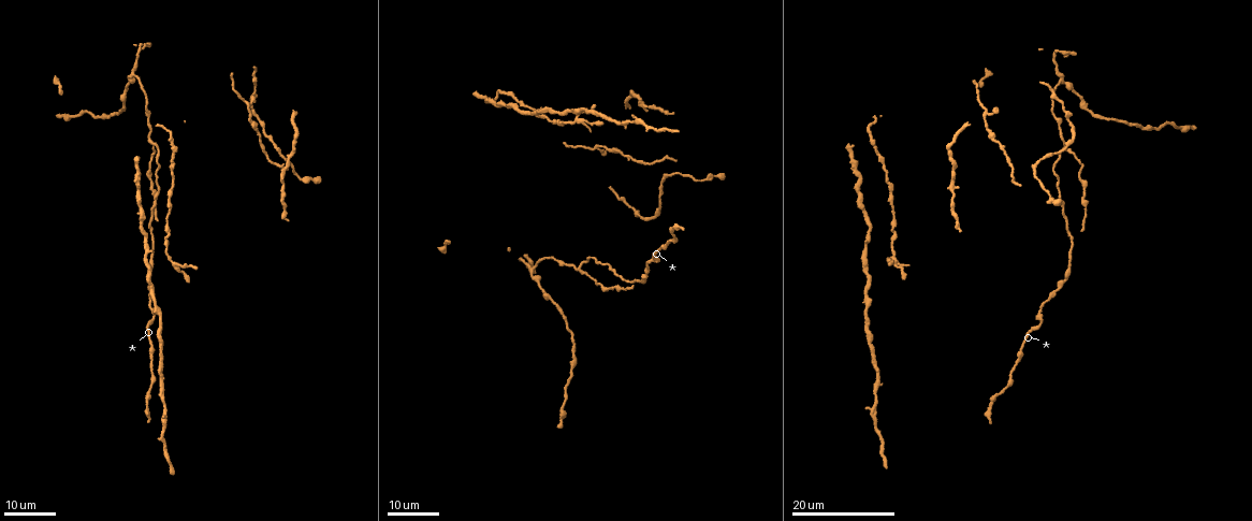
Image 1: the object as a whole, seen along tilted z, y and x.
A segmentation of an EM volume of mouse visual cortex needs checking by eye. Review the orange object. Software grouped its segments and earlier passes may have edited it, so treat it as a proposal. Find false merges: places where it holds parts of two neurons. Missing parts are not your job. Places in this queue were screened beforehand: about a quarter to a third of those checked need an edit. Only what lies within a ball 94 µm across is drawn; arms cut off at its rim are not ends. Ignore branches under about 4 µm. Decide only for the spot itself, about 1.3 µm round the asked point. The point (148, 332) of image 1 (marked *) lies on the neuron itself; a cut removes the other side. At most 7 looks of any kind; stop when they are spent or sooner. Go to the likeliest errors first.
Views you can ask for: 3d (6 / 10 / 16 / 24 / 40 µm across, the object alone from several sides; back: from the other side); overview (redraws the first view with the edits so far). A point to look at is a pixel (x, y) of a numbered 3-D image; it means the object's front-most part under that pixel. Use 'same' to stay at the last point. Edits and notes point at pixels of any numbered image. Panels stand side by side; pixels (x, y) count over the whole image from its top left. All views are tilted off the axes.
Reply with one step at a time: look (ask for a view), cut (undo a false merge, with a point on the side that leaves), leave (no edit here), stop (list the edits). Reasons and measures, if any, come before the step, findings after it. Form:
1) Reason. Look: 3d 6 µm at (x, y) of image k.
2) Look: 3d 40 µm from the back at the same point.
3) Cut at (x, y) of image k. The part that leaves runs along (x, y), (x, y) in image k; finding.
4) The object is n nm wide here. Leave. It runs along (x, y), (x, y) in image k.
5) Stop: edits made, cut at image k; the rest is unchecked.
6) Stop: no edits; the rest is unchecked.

Three-way junction. Look: 3d 24 µm at (1060, 78) of image 1.

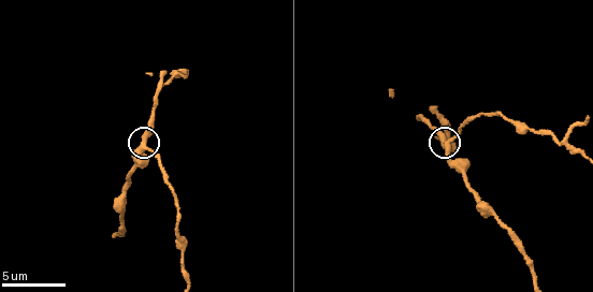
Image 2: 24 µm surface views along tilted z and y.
Look: 3d 6 µm at (449, 145) of image 2.

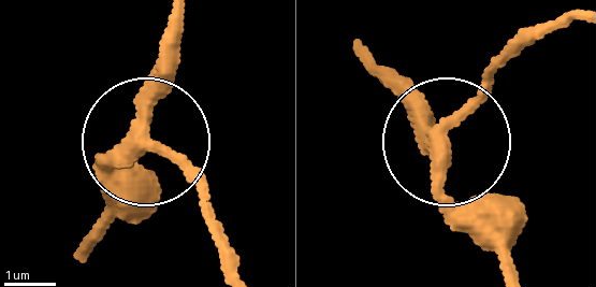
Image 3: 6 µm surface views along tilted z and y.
From behind. Look: 3d 6 µm from the back at (135, 134) of image 3.

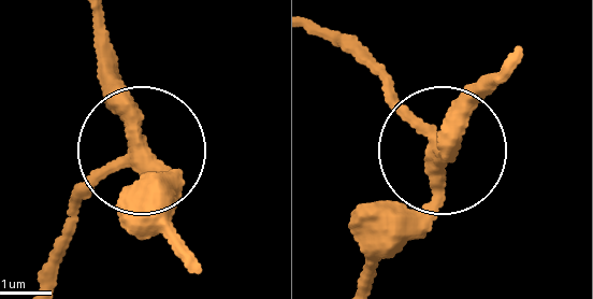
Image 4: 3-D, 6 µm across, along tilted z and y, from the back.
The object is 320 nm wide here. Leave. It runs along (317, 31), (353, 44), (410, 129), (448, 153), (491, 86) in image 4; one neuron here.

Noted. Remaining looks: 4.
Three arms meet. Look: 3d 16 µm at (576, 121) of image 1.

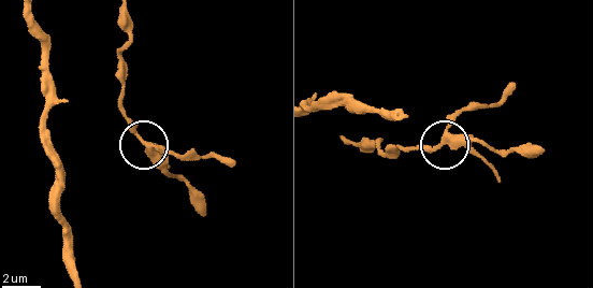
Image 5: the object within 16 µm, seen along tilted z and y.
Look: 3d 10 µm at (144, 144) of image 5.

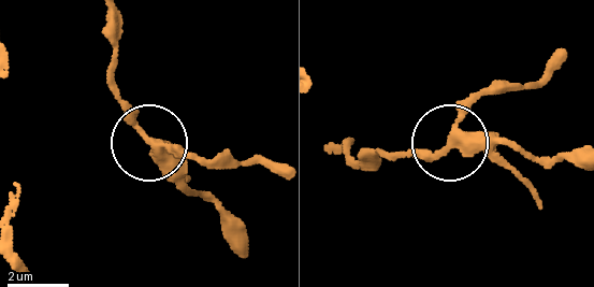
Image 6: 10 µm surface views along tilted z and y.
Zoom in. Look: 3d 6 µm at (451, 146) of image 6.

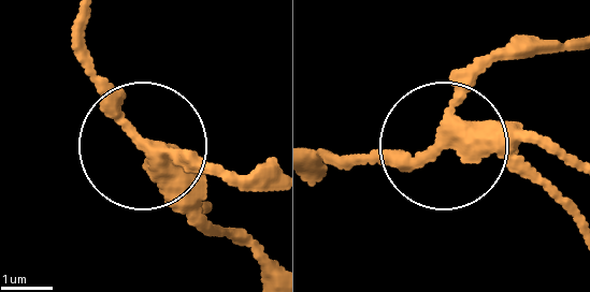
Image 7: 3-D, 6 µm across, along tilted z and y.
The side arm is 5 µm long; 3 arms meet here. Leave. Continuous, no second neuron.

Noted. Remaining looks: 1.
Stop: no edits; the rest is unchecked.

